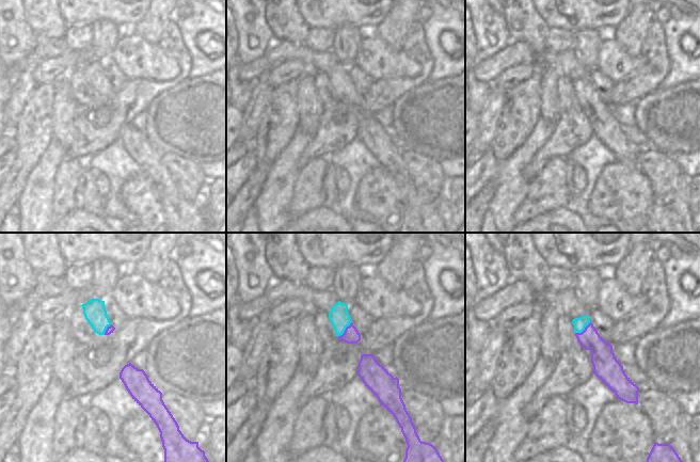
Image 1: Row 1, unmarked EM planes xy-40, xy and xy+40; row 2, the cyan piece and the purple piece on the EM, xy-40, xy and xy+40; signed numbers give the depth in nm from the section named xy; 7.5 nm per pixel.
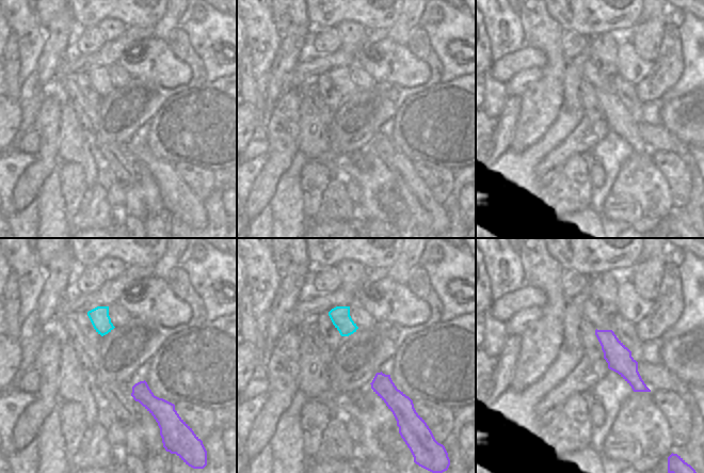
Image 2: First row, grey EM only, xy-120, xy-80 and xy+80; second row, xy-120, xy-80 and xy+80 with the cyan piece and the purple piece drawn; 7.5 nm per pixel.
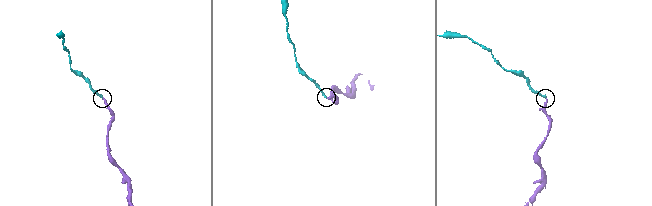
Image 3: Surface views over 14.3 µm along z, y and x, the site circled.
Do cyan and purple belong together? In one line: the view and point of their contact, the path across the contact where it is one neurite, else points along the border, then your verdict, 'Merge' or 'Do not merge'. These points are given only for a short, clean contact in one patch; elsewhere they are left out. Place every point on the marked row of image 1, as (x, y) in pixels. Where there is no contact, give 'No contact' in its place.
Touches cyan at xy (344, 331). Boundary: xy (351, 322), (337, 337). Do not merge.

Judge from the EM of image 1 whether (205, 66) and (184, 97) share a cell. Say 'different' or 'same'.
different

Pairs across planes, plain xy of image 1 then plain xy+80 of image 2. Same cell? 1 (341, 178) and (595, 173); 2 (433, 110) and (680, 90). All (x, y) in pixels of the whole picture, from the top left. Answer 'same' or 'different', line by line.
1: same
2: different

